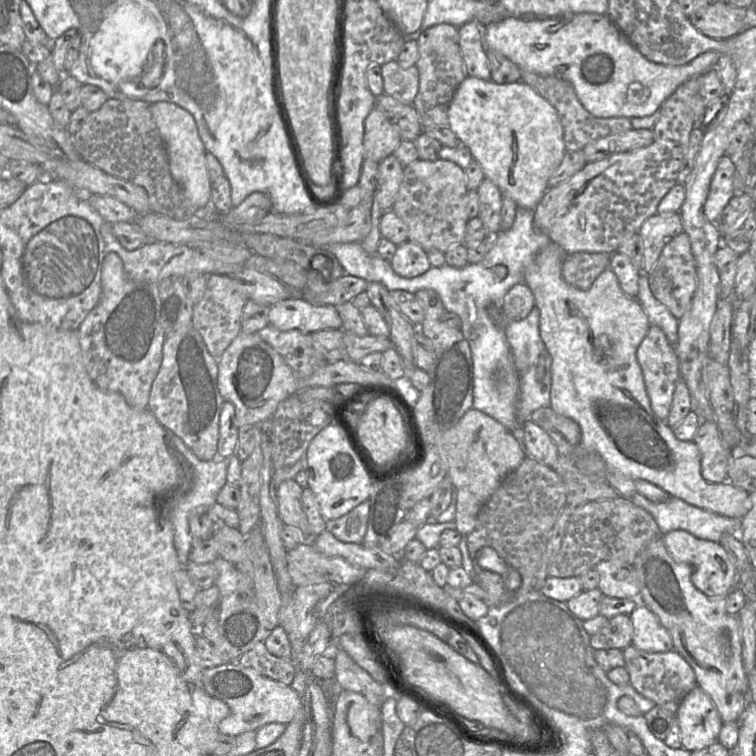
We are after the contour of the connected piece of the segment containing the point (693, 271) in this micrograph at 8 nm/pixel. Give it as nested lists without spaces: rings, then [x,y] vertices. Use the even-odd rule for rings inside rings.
[[[682,231],[664,246],[657,262],[647,273],[653,295],[677,318],[690,308],[697,287],[697,265],[689,236]]]

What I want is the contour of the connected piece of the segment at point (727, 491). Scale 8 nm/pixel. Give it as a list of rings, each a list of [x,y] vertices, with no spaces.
[[[549,241],[535,255],[523,282],[534,294],[535,306],[540,311],[540,336],[552,360],[550,407],[579,424],[582,435],[580,447],[602,458],[607,467],[605,481],[619,495],[631,499],[636,492],[634,482],[646,480],[689,504],[730,518],[744,517],[752,507],[750,493],[728,481],[712,483],[705,480],[701,474],[701,454],[695,442],[676,438],[666,419],[659,418],[652,410],[637,360],[637,349],[651,325],[640,302],[621,289],[616,274],[610,268],[602,271],[588,290],[568,284],[562,276],[565,254],[559,244]]]

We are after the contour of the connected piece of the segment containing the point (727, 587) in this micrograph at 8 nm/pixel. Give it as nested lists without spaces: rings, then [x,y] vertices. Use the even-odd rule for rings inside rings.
[[[681,529],[660,536],[674,560],[689,567],[694,586],[705,595],[727,596],[735,586],[739,585],[739,571],[735,561],[719,542],[698,538]]]

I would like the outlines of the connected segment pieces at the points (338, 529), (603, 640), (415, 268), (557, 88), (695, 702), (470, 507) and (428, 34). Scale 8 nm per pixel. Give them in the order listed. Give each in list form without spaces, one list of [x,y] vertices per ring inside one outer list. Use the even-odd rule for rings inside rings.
[[[364,501],[347,514],[327,522],[326,531],[338,540],[350,543],[362,543],[367,531],[369,501]]]
[[[618,614],[609,618],[608,622],[596,633],[590,641],[594,649],[625,648],[632,643],[633,623],[628,614]]]
[[[410,240],[397,246],[390,264],[397,274],[404,277],[418,276],[431,267],[427,250]]]
[[[532,72],[521,74],[521,81],[534,89],[557,111],[563,127],[566,153],[582,150],[588,143],[610,134],[632,130],[631,120],[627,117],[600,118],[589,113],[576,96],[573,85],[557,76],[542,76]]]
[[[698,684],[685,695],[675,718],[680,727],[681,745],[691,752],[716,742],[724,723],[712,698]]]
[[[473,406],[452,428],[428,439],[431,446],[443,451],[443,459],[456,493],[456,529],[468,535],[477,523],[480,511],[505,476],[527,456],[513,430],[501,420]]]
[[[440,23],[421,32],[418,37],[419,58],[415,67],[419,71],[419,89],[412,105],[415,107],[422,128],[448,126],[448,108],[460,83],[469,76],[459,46],[459,27]]]

